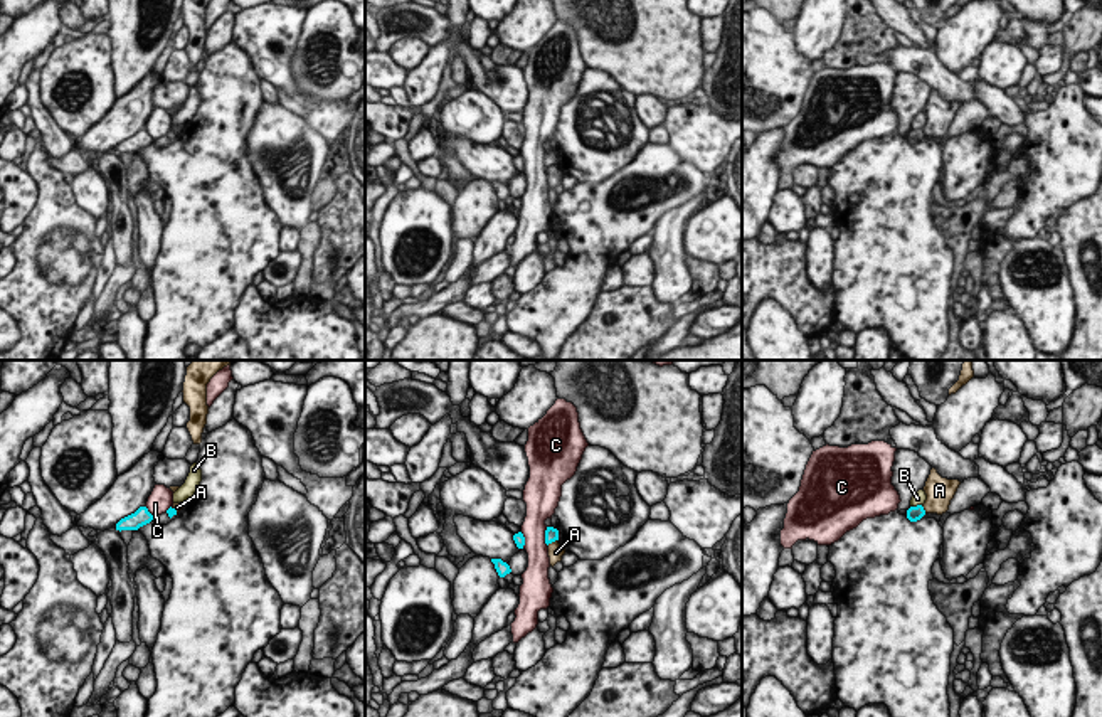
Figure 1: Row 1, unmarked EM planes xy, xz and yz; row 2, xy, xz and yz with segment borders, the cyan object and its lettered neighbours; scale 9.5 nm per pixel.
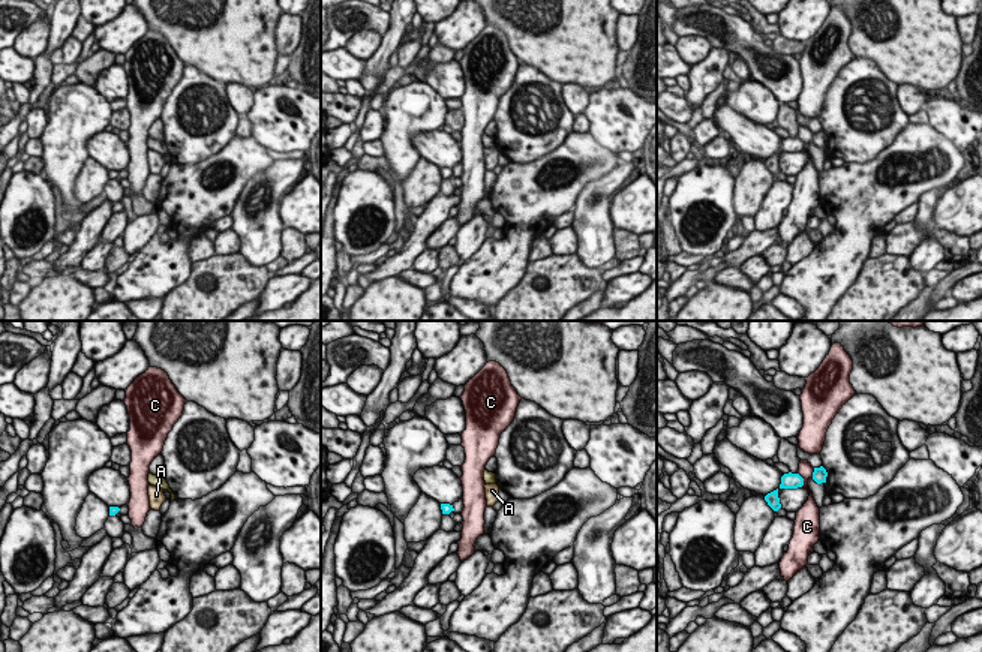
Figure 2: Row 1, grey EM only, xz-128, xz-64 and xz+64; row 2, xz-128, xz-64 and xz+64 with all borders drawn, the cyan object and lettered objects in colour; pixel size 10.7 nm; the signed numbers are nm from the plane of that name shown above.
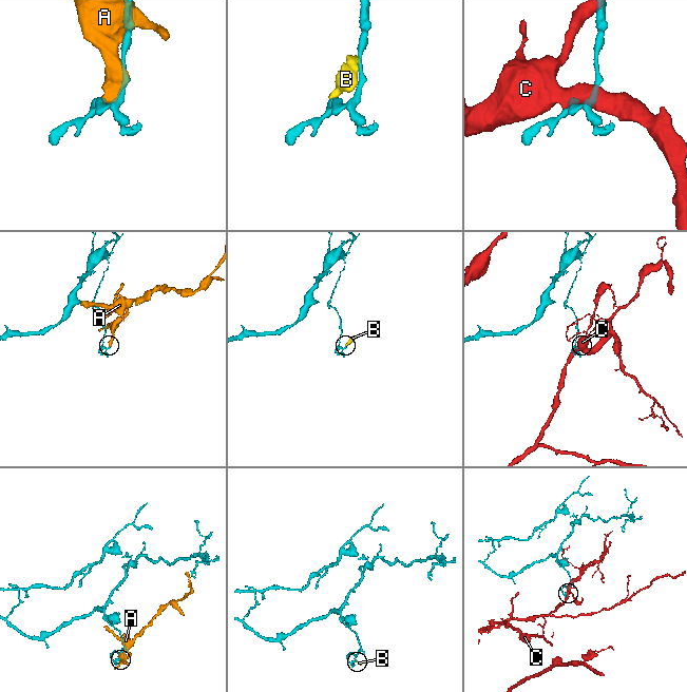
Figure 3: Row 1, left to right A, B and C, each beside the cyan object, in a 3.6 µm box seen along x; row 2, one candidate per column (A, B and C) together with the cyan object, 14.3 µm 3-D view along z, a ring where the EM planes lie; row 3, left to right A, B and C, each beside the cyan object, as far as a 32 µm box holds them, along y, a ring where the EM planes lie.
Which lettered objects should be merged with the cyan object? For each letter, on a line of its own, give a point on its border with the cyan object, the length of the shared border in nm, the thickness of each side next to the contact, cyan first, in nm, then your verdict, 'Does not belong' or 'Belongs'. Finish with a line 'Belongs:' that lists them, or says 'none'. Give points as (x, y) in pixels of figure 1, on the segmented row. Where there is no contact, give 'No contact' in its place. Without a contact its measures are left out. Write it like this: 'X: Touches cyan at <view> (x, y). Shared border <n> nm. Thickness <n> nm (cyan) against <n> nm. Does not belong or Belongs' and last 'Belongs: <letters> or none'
A: Touches cyan at xz (552, 541). Shared border 120 nm. Thickness 130 nm (cyan) against 140 nm. Does not belong
B: Touches cyan at yz (917, 505). Shared border 120 nm. Thickness 140 nm (cyan) against 130 nm. Does not belong
C: Touches cyan at xz (545, 536). Shared border 180 nm. Thickness 130 nm (cyan) against 240 nm. Does not belong
Belongs: none.

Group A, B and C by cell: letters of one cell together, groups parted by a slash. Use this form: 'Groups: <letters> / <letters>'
Groups: A / B / C.

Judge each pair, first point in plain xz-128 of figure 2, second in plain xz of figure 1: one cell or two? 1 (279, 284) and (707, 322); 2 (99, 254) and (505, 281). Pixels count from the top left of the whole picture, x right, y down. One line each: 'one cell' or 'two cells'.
1: one cell
2: two cells

